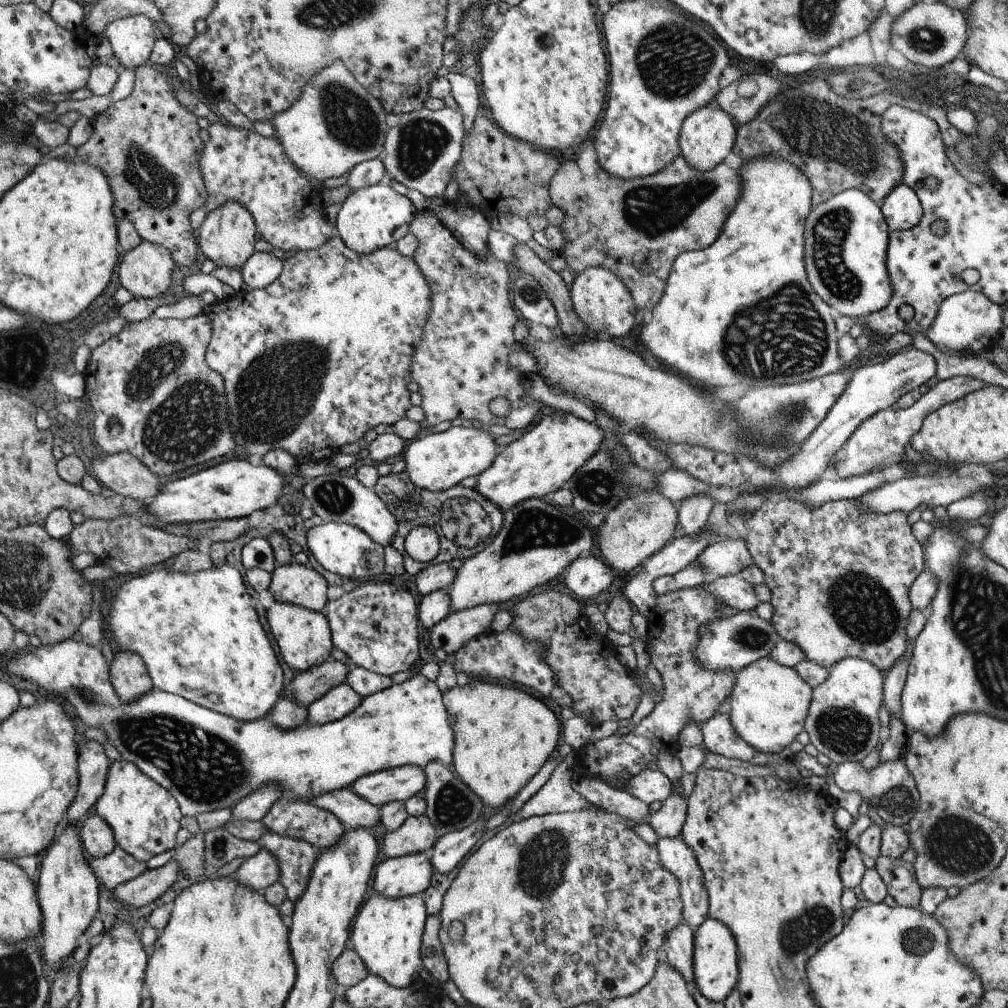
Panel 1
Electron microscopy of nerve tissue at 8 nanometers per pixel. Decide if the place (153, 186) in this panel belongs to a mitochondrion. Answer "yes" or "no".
yes

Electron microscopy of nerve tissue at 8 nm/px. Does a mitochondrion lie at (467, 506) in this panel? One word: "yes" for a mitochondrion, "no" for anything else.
yes

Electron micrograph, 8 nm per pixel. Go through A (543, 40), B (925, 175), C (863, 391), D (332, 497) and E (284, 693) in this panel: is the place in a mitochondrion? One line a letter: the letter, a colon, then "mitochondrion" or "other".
A: other
B: other
C: other
D: mitochondrion
E: other

